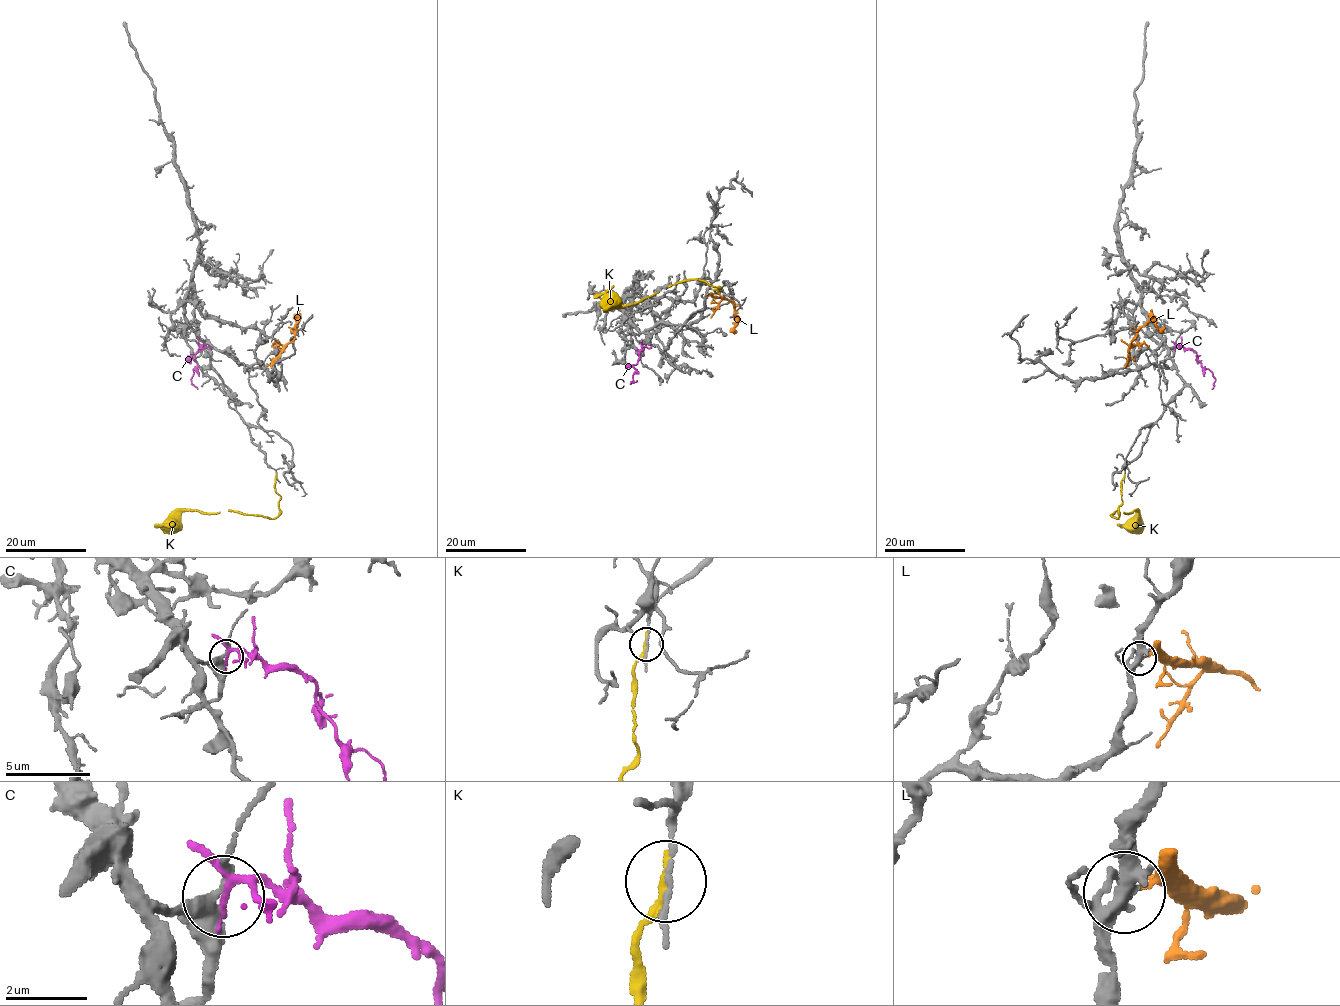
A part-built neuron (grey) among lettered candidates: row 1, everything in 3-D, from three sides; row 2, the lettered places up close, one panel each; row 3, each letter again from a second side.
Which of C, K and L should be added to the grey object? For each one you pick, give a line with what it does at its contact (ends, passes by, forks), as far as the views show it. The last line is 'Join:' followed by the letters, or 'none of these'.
Join: none of these

